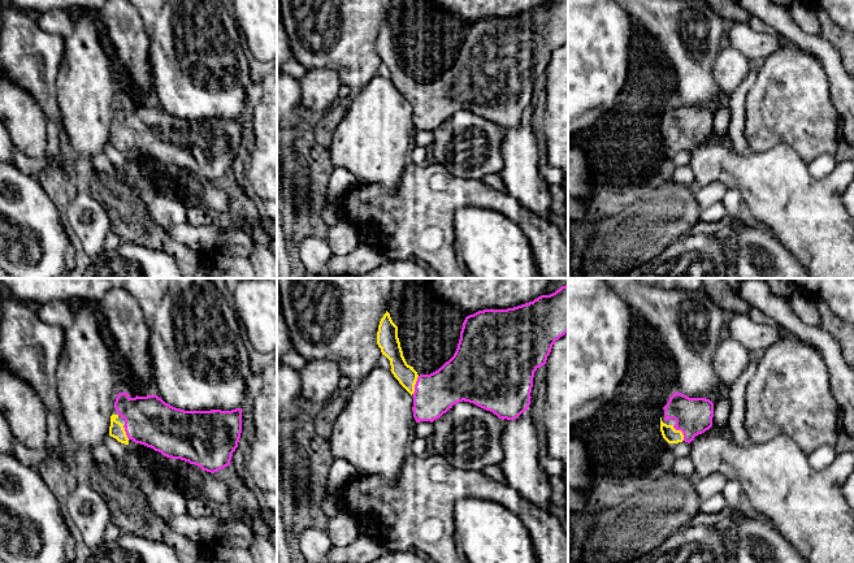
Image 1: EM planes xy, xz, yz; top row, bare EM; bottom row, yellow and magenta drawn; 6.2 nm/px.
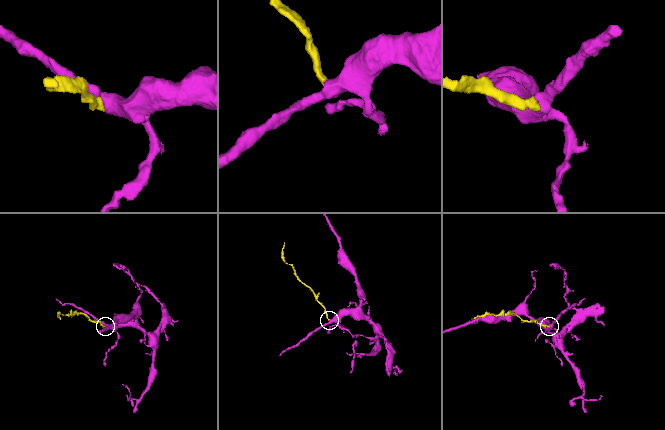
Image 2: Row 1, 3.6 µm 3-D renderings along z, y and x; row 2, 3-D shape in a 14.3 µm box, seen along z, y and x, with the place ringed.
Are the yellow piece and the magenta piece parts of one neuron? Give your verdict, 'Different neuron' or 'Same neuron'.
Same neuron

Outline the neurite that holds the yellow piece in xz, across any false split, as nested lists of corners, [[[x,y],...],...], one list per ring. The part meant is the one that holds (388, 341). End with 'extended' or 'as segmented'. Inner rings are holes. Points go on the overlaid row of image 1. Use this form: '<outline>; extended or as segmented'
[[[568,285],[513,308],[484,309],[467,316],[454,356],[430,374],[419,376],[413,367],[407,364],[398,326],[387,311],[378,325],[377,345],[390,360],[394,377],[413,397],[416,423],[433,423],[463,400],[490,411],[502,420],[515,420],[530,404],[534,372],[546,364],[552,345],[567,332]]]; extended

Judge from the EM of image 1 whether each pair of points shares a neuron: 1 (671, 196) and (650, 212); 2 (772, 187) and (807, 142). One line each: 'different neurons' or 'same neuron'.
1: same neuron
2: different neurons

